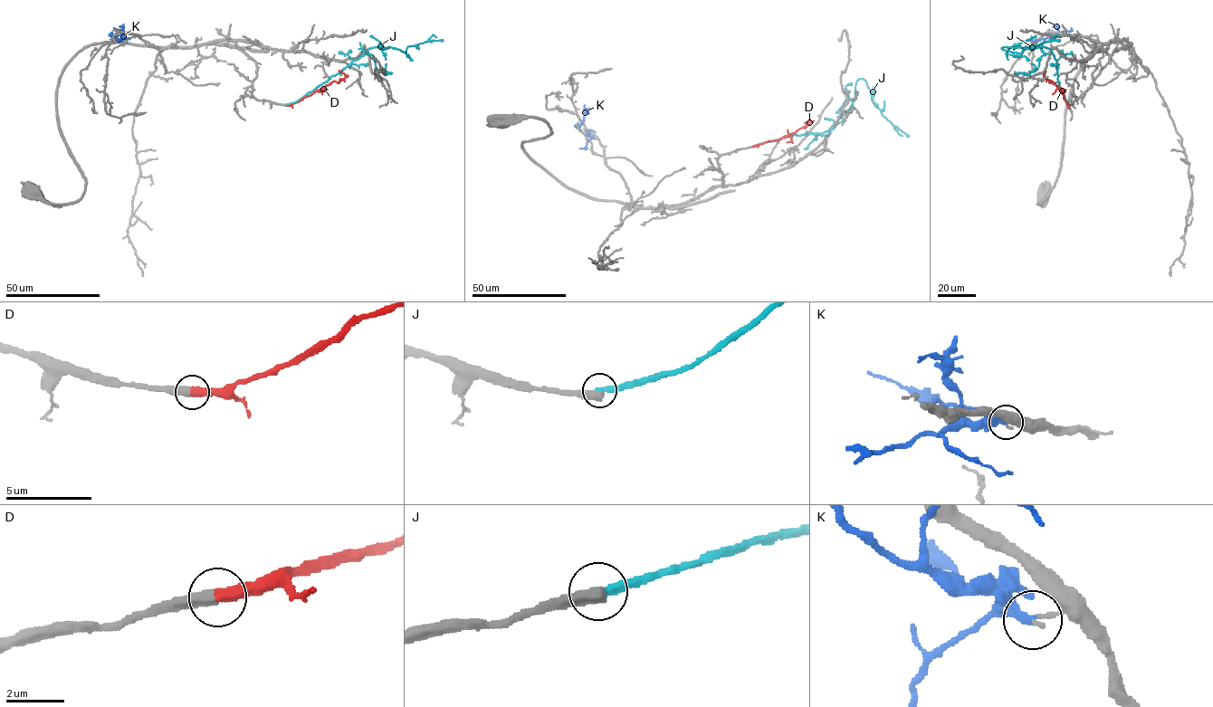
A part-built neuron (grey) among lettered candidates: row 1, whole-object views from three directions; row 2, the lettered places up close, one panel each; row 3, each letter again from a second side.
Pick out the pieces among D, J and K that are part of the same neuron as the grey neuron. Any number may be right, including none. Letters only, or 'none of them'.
D

